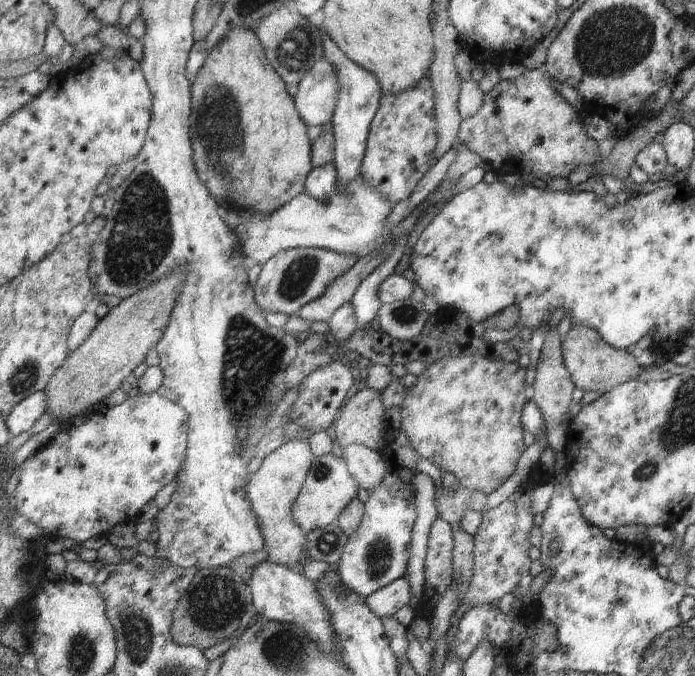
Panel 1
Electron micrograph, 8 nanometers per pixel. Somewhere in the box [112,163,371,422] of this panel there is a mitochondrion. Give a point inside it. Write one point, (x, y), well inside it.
(299, 275)

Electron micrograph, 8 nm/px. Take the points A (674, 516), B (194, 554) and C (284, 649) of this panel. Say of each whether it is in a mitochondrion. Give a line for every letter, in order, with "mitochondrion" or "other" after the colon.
A: other
B: other
C: mitochondrion

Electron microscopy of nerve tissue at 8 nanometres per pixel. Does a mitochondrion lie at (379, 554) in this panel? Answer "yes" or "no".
yes

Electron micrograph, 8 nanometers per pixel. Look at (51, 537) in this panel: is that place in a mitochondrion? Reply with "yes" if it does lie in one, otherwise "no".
no

